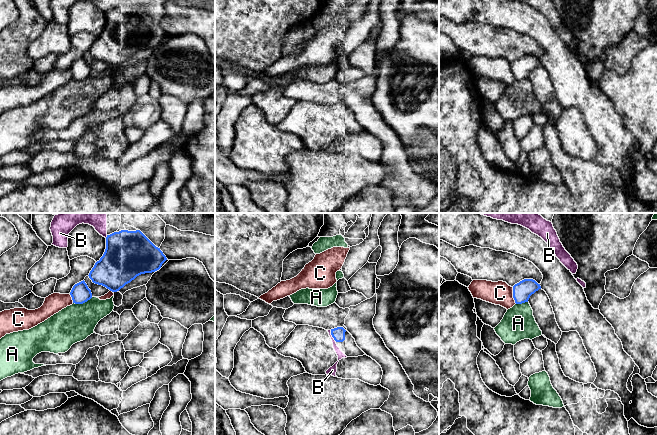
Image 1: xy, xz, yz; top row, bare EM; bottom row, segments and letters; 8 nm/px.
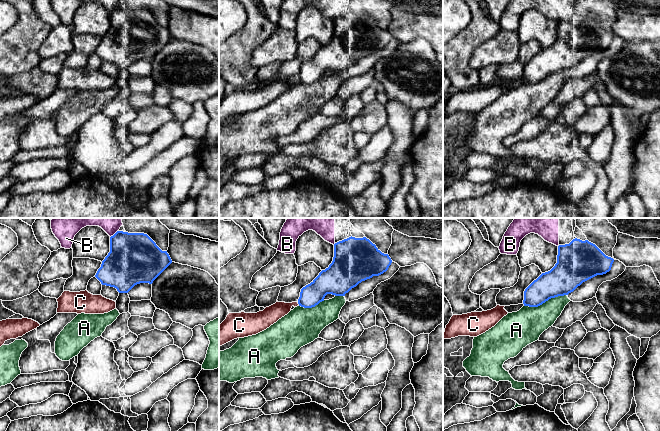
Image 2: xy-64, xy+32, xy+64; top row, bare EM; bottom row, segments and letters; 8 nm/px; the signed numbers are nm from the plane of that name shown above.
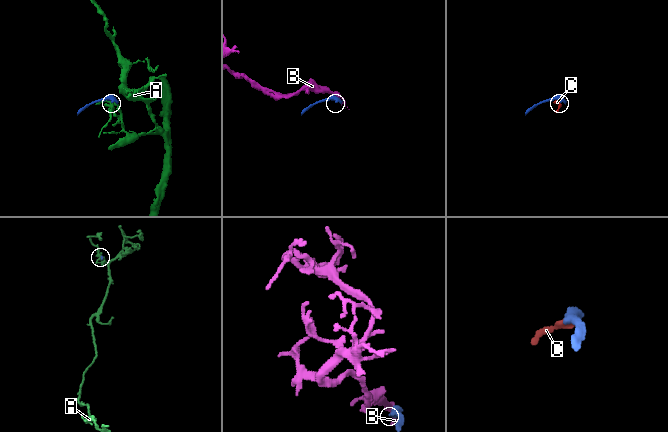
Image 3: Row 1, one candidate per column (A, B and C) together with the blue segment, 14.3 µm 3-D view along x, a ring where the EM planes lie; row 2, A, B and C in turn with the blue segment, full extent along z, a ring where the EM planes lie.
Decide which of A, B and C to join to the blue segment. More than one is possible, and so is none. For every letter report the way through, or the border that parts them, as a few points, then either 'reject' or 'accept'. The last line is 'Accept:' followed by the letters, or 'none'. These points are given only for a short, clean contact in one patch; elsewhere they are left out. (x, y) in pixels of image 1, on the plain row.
A: border xy (92, 73), (82, 79), (73, 79); reject
B: reject
C: border yz (512, 63), (512, 73), (516, 79); reject
Accept: none

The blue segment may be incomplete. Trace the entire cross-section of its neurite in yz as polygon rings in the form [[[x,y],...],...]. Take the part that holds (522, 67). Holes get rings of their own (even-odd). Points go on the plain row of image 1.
[[[524,55],[513,62],[513,74],[516,80],[528,78],[530,72],[541,65],[533,55]]]

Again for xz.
[[[343,103],[331,105],[331,111],[337,122],[347,133],[358,133],[366,131],[356,120],[352,111]]]

